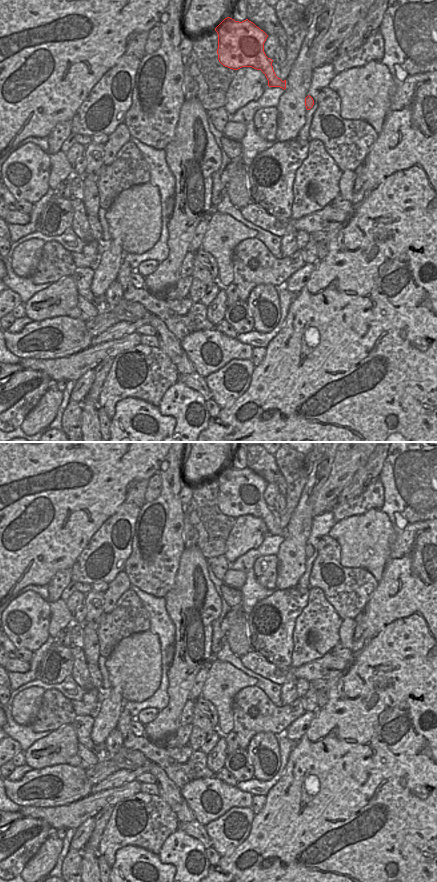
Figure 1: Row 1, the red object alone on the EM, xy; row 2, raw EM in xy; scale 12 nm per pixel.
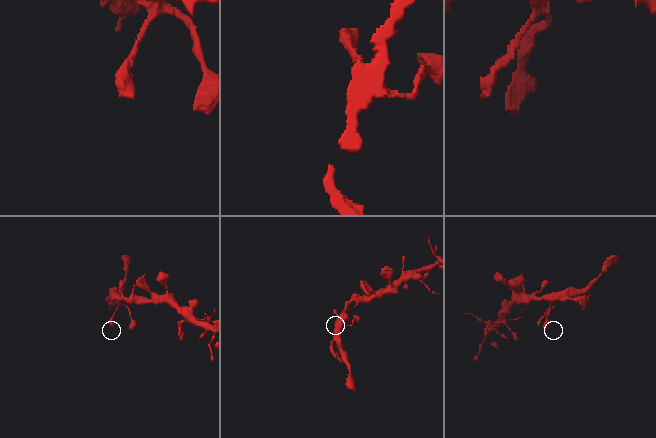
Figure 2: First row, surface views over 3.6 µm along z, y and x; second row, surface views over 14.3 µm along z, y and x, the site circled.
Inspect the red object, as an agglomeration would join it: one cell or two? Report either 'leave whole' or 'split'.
leave whole

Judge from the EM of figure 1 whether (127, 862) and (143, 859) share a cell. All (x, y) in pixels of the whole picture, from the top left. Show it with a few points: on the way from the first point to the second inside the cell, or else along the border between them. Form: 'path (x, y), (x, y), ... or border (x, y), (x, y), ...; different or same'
path (131, 862), (139, 862); same

